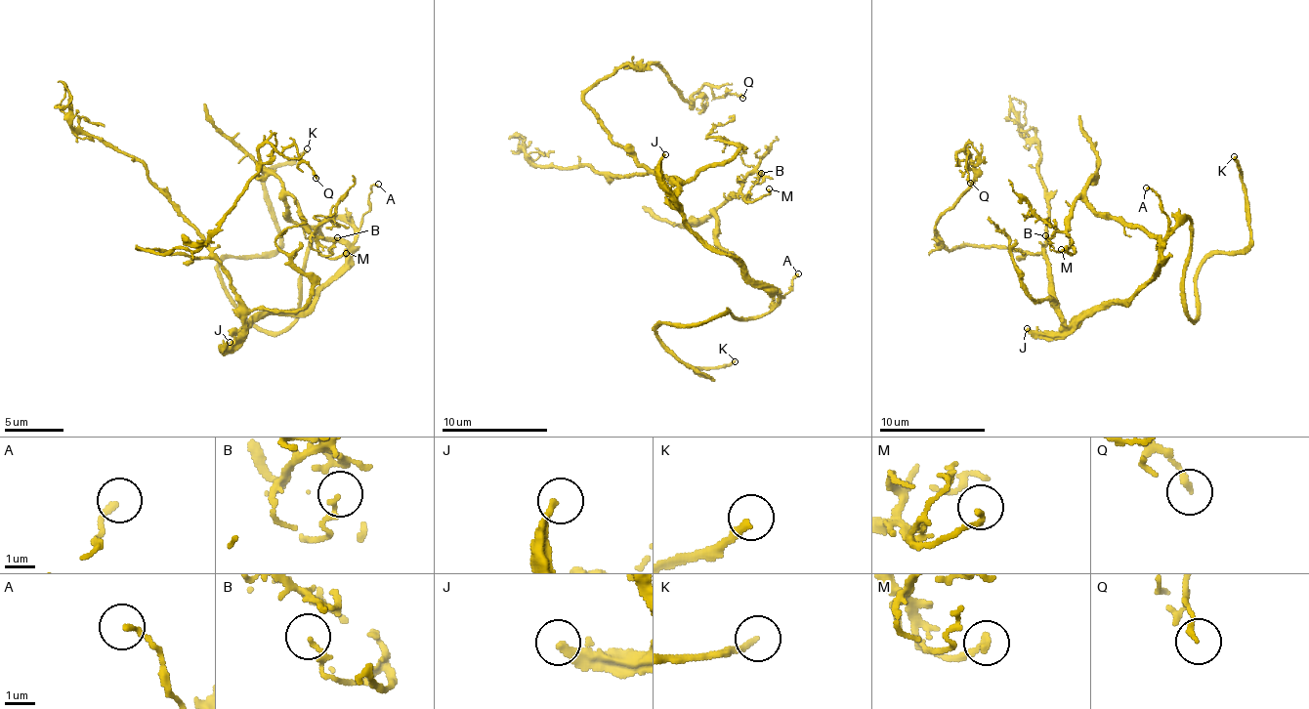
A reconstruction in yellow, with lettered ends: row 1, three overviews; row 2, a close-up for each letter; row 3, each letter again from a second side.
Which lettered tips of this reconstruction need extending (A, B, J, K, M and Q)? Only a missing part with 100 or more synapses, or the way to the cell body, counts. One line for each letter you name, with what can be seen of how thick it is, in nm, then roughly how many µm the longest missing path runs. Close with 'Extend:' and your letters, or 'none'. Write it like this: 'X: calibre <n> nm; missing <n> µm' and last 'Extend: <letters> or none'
J: calibre 280 nm; missing 300 µm
K: calibre 220 nm; missing 5 µm
Extend: J, K

